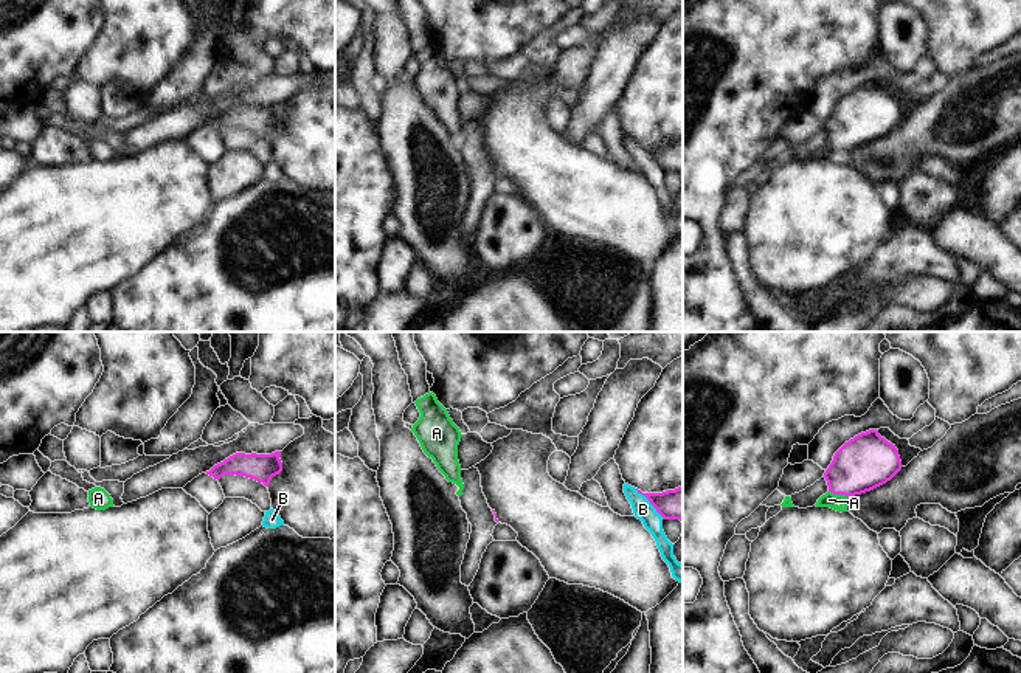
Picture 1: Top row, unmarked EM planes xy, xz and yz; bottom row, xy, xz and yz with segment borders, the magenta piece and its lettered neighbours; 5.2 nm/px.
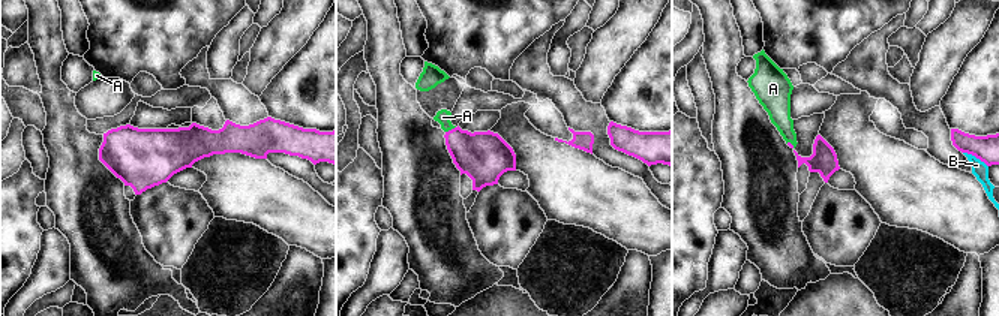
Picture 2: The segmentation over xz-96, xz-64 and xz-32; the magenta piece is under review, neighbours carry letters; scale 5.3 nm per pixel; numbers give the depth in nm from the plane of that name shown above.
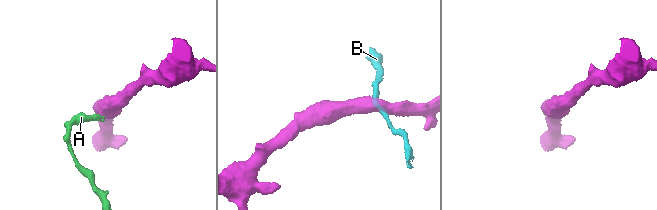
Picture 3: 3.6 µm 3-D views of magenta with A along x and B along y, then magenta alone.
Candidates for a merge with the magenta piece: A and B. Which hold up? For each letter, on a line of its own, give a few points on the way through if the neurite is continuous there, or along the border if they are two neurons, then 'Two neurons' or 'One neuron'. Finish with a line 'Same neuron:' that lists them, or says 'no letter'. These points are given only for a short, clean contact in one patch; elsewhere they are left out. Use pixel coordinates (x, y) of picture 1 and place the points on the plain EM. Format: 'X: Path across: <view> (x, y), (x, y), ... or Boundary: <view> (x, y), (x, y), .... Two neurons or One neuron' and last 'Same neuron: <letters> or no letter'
A: Path across: yz (868, 113), (838, 146), (829, 152). One neuron
B: Boundary: xz (635, 141), (664, 171). Two neurons
Same neuron: A

